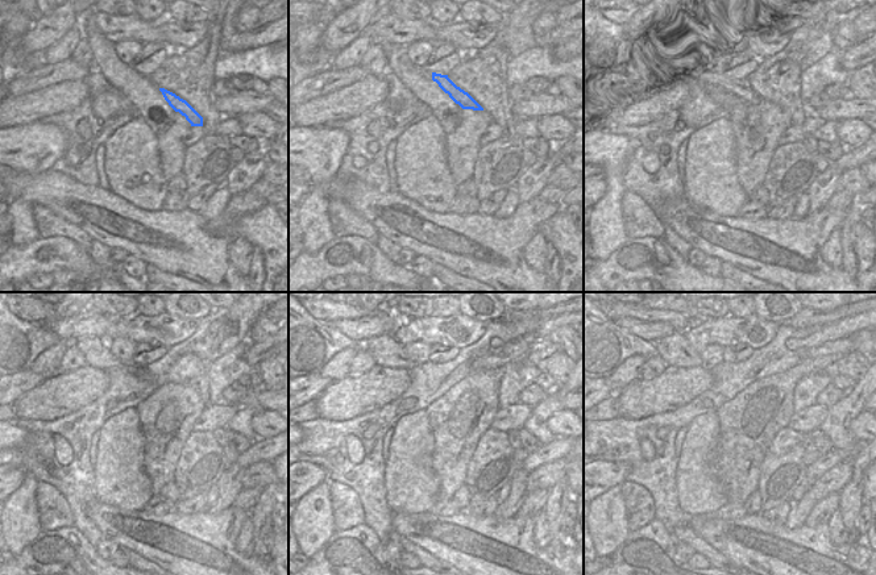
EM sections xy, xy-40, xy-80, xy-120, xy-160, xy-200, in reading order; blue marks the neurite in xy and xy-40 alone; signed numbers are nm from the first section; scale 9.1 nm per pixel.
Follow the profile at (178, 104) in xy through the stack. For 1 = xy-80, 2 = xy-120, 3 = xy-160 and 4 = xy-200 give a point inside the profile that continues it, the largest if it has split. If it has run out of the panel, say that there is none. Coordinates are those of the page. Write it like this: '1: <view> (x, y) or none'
1: xy-80 (690, 62)
2: xy-120 (95, 350)
3: xy-160 (386, 351)
4: xy-200 (675, 350)

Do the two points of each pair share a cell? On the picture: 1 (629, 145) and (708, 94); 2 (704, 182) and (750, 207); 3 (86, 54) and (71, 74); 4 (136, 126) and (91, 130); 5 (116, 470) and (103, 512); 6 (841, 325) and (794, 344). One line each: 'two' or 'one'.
1: two
2: two
3: two
4: two
5: two
6: one

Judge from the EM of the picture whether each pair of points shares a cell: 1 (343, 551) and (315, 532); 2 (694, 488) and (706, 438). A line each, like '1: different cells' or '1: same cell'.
1: different cells
2: same cell

